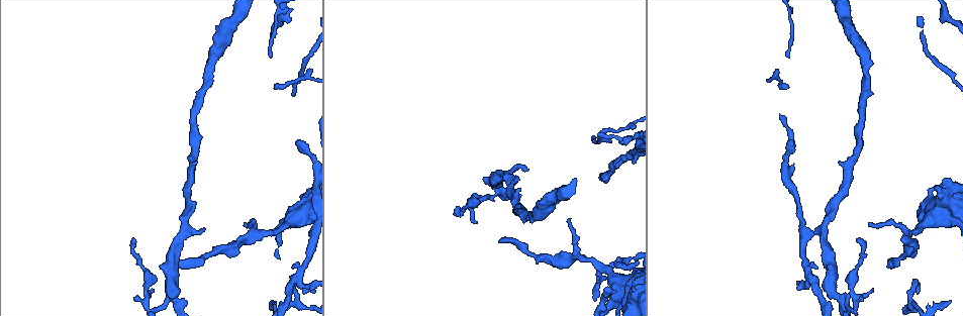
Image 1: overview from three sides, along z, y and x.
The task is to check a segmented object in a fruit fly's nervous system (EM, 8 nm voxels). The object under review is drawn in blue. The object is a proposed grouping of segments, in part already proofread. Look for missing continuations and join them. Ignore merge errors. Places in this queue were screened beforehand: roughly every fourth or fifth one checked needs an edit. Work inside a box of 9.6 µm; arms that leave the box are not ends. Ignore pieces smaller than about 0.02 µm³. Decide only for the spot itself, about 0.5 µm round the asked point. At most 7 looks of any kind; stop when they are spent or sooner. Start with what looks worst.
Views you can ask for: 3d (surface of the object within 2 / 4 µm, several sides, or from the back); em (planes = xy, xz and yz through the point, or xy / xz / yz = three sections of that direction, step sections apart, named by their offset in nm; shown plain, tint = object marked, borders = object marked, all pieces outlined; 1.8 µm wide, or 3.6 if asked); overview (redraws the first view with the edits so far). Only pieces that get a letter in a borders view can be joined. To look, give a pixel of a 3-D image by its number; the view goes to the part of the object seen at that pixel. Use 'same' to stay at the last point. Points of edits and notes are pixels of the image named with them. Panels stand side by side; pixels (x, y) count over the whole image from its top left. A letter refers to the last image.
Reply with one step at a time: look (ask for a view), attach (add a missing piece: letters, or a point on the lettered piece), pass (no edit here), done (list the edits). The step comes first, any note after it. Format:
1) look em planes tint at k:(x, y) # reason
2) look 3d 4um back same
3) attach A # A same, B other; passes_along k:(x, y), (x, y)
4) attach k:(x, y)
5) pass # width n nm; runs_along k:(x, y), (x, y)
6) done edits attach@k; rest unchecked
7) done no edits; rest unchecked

look em planes borders at 1:(499, 242) # end of a long branch

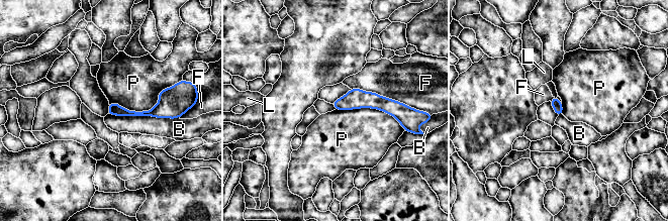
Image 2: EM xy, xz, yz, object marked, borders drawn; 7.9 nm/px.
pass # B other, F other, L other, P other; no lettered piece goes on from it

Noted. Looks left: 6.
look em planes borders at 1:(172, 297) # thick turns thin

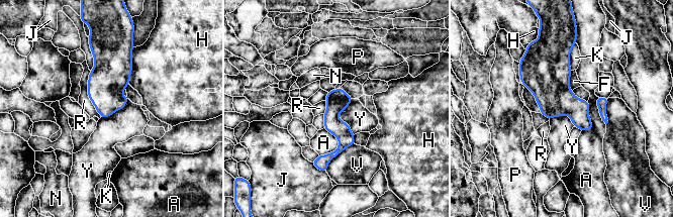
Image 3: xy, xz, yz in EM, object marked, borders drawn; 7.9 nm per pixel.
pass # width 180 nm; A other, F other, H other, J other, K other, N other, P other, R other, V other, Y other; runs_along 3:(341, 91), (342, 146), (323, 169); none of them fits

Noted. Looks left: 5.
look em xy step 16 tint at 1:(133, 238) # tapers out

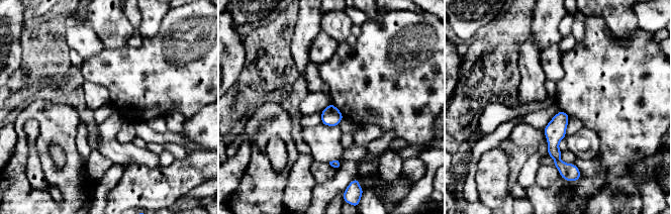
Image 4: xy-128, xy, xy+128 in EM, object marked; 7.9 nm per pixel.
look em planes borders same

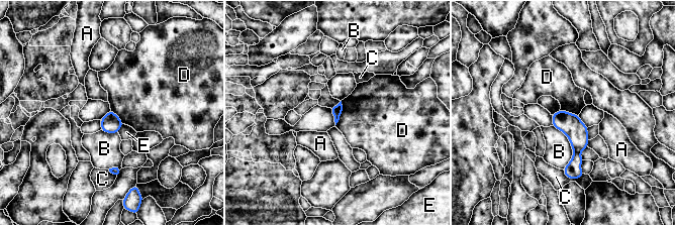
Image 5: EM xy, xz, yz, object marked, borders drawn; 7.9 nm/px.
pass # width 80 nm; A other, B other, C other, D other, E other; border 5:(342, 101), (342, 114), (335, 125); none of them fits

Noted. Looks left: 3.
done no edits; rest unchecked

